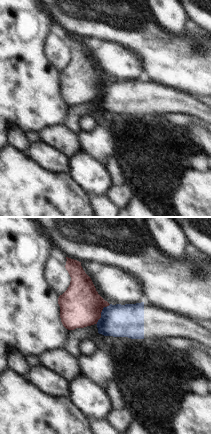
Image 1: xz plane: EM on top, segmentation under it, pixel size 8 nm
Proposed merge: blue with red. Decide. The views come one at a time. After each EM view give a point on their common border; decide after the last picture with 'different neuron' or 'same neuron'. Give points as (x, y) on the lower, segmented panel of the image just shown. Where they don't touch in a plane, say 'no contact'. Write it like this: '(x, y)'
(101, 313)

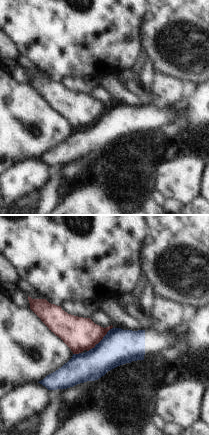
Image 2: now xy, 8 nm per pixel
(101, 340)

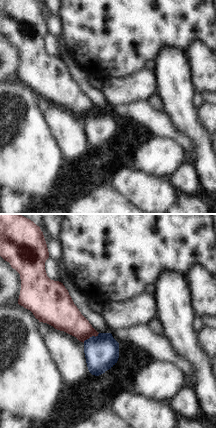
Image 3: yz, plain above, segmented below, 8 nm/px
(92, 336)

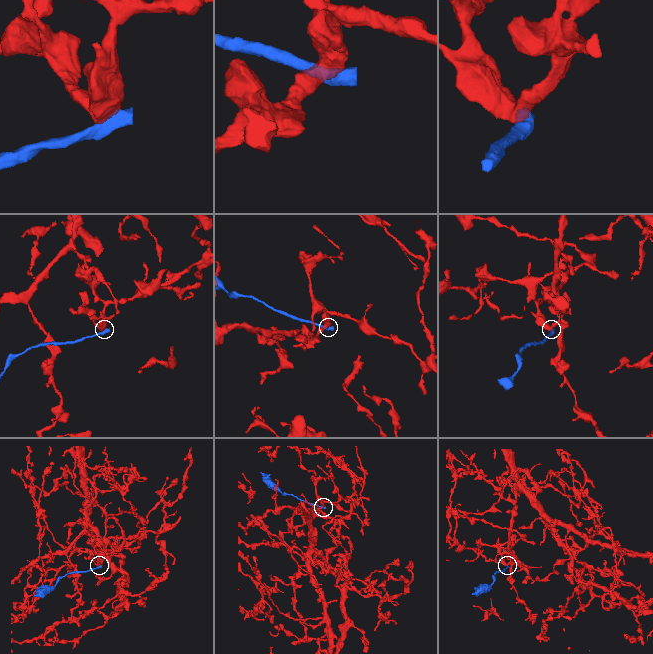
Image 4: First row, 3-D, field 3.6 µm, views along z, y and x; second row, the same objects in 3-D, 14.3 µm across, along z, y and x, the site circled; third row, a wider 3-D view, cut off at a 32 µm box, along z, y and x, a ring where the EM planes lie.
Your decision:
different neuron

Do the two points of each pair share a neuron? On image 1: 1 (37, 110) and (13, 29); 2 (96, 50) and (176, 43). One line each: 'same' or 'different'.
1: same
2: different

